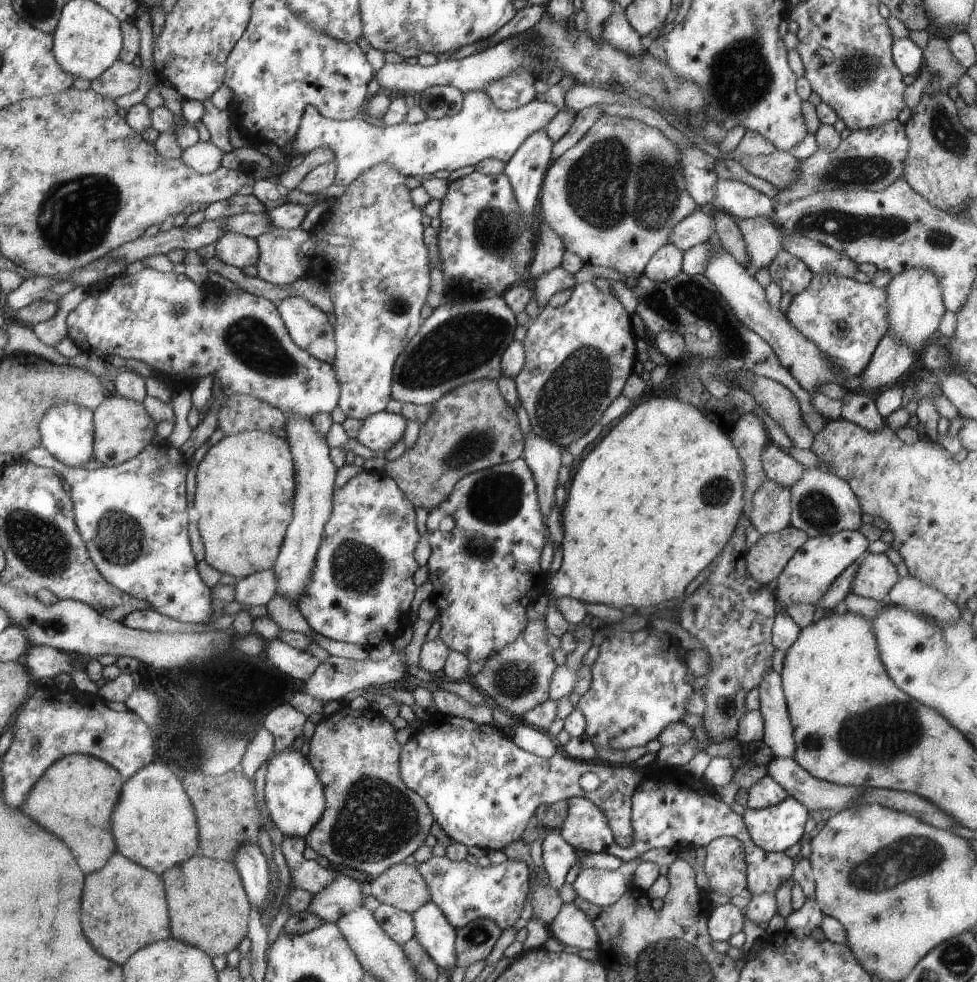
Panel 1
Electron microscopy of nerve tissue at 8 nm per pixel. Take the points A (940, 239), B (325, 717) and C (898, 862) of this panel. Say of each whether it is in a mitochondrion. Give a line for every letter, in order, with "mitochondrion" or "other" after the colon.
A: mitochondrion
B: other
C: mitochondrion

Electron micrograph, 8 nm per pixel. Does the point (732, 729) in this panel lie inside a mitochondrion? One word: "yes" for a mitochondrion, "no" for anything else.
no

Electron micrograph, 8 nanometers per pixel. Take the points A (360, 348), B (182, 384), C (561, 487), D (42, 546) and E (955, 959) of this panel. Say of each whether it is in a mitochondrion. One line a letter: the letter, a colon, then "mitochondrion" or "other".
A: other
B: other
C: other
D: mitochondrion
E: mitochondrion

